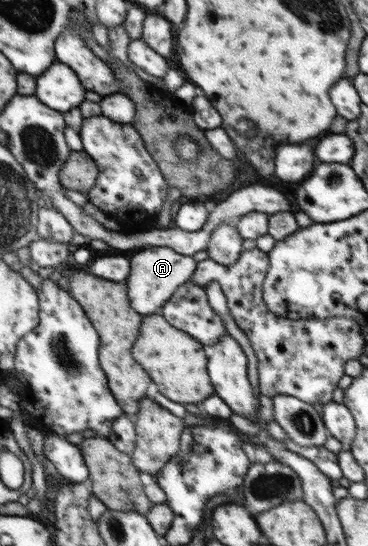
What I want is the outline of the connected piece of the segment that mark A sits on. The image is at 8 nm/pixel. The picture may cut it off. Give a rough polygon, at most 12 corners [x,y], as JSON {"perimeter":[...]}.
{"perimeter":[[166,246],[129,260],[128,302],[155,314],[195,274],[194,256]]}

